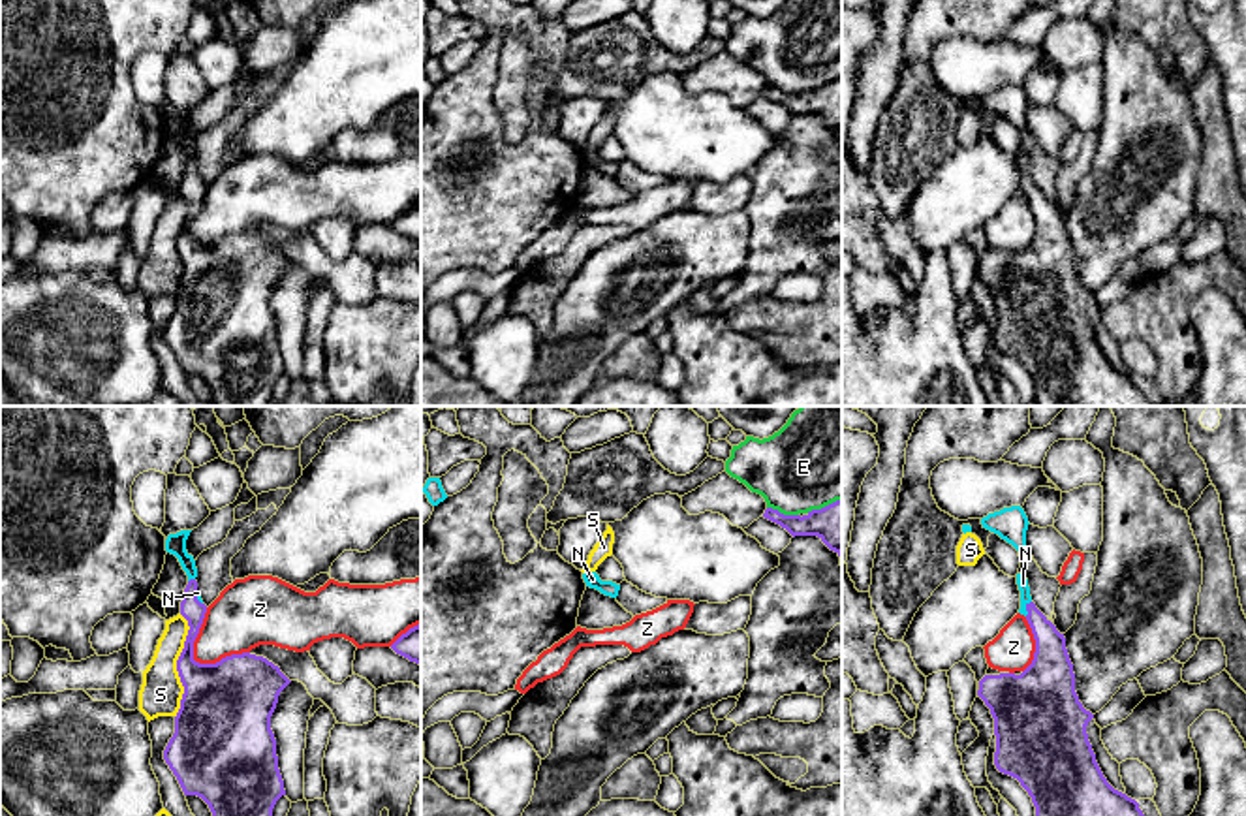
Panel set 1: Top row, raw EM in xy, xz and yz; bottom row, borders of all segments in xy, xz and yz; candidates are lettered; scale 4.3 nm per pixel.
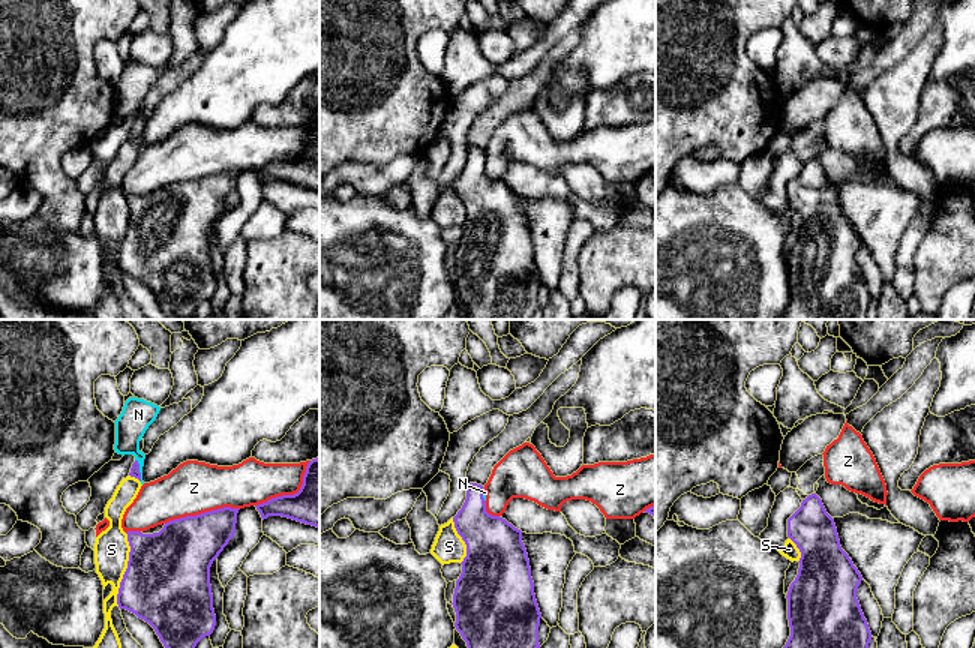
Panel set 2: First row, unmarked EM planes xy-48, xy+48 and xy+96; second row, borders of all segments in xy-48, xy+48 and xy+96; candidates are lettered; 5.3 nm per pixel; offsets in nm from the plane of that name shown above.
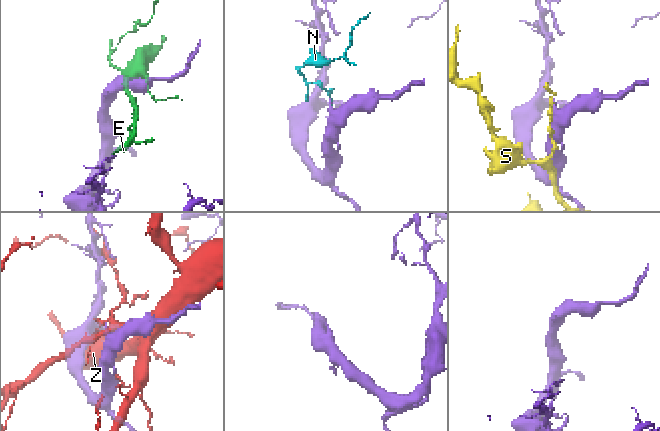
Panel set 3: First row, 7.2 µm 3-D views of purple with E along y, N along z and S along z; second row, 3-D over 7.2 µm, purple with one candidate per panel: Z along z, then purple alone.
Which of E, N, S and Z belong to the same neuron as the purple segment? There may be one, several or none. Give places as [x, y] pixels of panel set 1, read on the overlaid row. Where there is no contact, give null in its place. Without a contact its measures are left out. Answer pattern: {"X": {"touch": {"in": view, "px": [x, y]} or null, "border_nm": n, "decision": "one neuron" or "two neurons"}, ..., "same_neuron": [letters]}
{"E": {"touch": {"in": "xz", "px": [782, 514]}, "border_nm": 140, "decision": "two neurons"}, "N": {"touch": {"in": "yz", "px": [1027, 608]}, "border_nm": 80, "decision": "one neuron"}, "S": {"touch": {"in": "xy", "px": [177, 666]}, "border_nm": 440, "decision": "two neurons"}, "Z": {"touch": {"in": "xy", "px": [194, 660]}, "border_nm": 280, "decision": "two neurons"}, "same_neuron": ["N"]}

